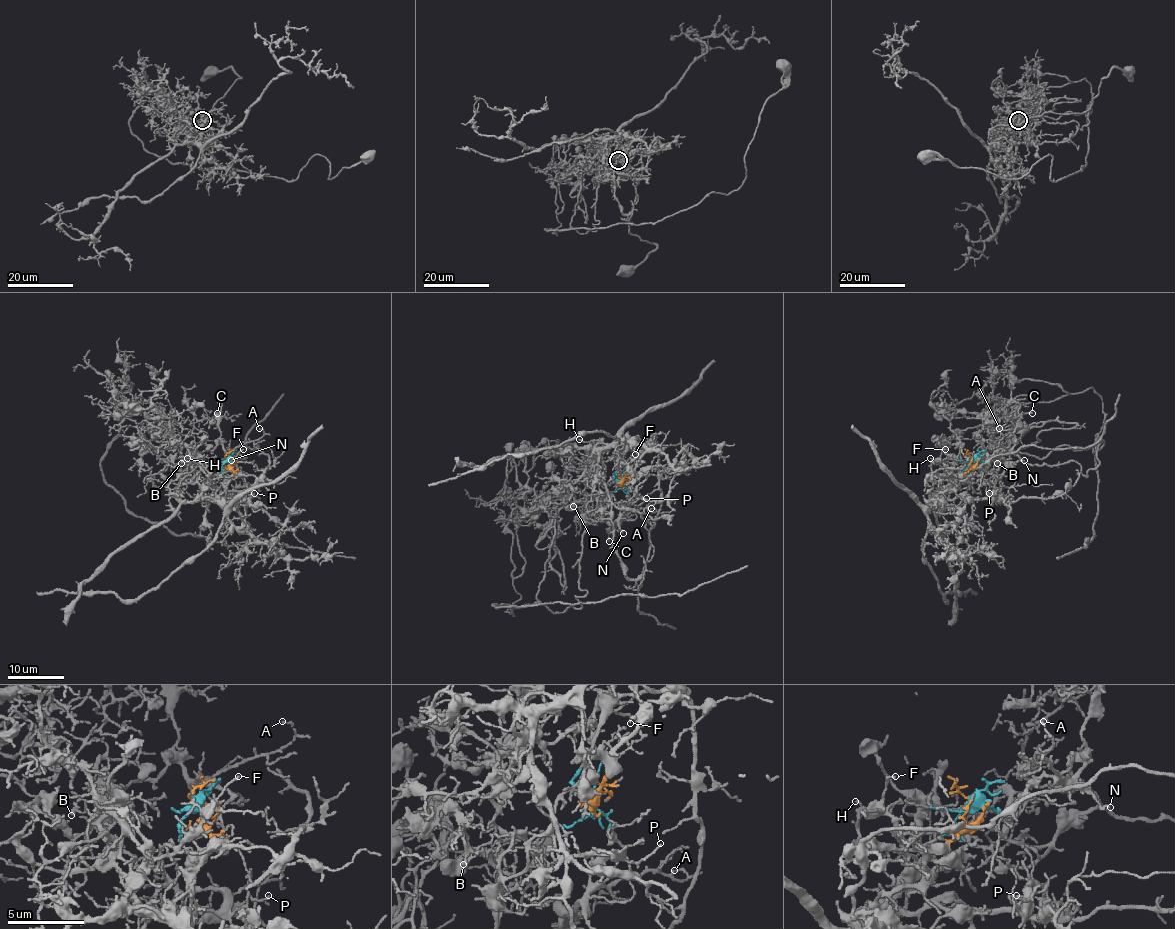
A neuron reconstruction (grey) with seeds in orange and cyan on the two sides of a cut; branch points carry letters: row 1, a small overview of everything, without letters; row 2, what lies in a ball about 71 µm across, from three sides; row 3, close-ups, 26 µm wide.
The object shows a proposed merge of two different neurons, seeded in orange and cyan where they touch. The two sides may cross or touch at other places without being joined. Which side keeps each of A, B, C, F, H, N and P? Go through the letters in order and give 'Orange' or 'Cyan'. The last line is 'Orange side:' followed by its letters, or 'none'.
A: Cyan
B: Cyan
C: Cyan
F: Orange
H: Orange
N: Cyan
P: Cyan
Orange side: F, H

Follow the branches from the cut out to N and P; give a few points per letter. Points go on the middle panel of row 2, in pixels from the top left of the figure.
N: (619, 485), (614, 475), (597, 505), (585, 515), (585, 528), (591, 515), (618, 524), (622, 533)
P: (619, 485), (614, 475), (607, 488), (610, 502), (638, 505), (646, 498)

